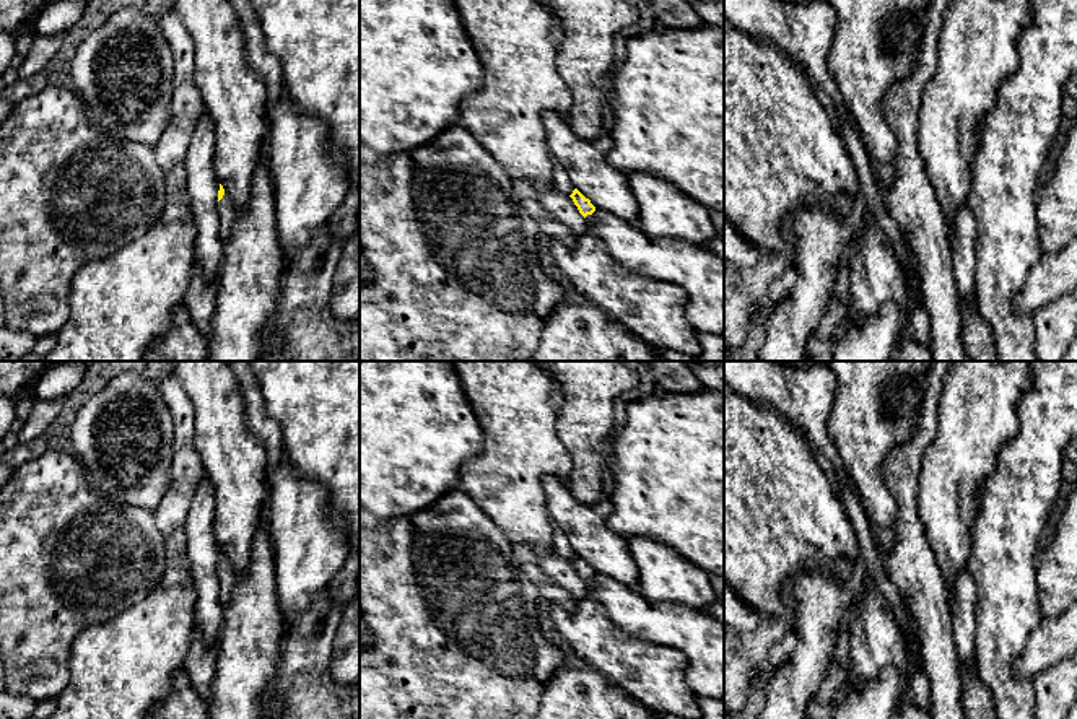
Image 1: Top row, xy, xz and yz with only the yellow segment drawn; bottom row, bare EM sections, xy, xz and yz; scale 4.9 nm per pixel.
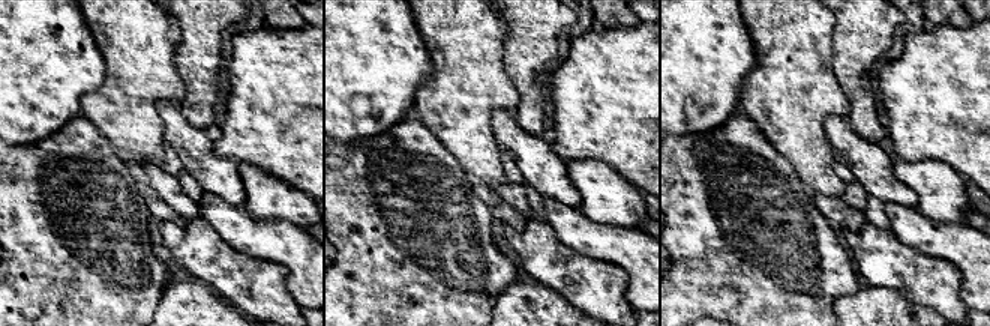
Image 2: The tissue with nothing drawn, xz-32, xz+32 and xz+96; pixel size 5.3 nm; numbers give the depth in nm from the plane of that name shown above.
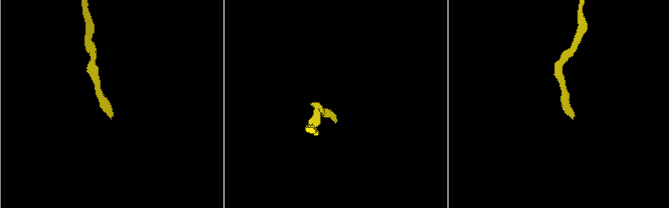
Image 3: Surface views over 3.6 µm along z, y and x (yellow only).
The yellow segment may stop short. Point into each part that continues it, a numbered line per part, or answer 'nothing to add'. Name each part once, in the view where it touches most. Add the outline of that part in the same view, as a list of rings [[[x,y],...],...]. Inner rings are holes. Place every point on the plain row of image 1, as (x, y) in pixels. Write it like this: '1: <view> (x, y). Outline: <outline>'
1: xy (225, 571). Outline: [[[226,555],[216,573],[220,579],[220,604],[223,607],[229,602],[234,587],[234,568],[233,563],[226,558]]]

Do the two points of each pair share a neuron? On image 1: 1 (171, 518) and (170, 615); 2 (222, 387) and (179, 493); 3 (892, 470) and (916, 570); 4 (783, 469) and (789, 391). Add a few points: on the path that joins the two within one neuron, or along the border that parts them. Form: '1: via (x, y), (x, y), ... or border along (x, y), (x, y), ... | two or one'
1: border along (163, 583), (192, 586) | two
2: border along (192, 415), (192, 448), (205, 474) | two
3: via (905, 495), (910, 545) | one
4: border along (752, 402), (775, 409), (811, 449) | two

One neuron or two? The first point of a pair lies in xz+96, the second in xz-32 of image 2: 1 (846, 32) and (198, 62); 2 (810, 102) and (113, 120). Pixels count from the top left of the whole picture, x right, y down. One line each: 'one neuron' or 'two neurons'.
1: one neuron
2: one neuron

